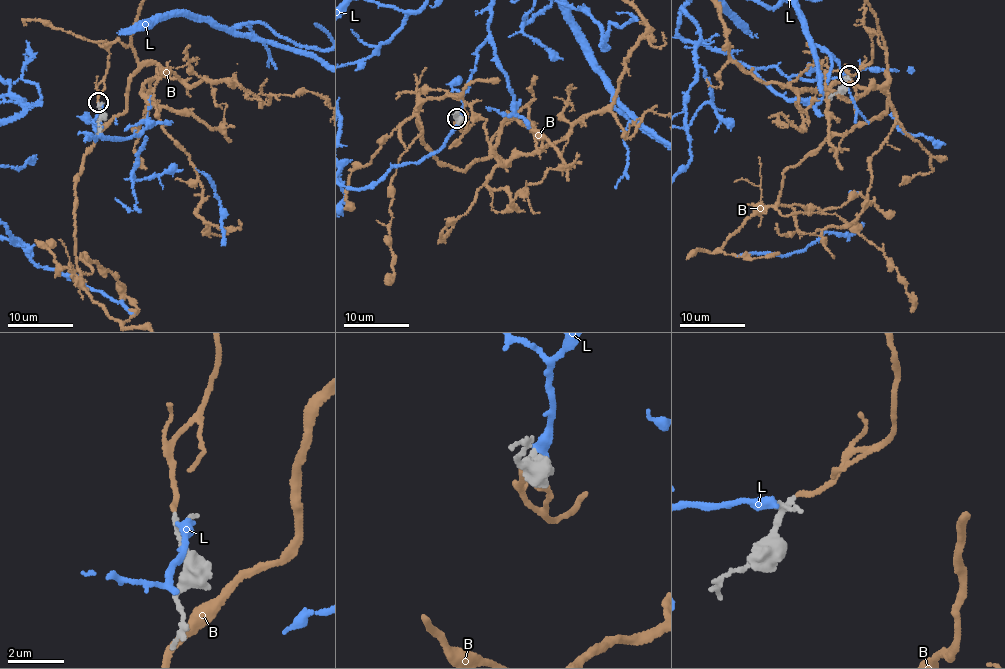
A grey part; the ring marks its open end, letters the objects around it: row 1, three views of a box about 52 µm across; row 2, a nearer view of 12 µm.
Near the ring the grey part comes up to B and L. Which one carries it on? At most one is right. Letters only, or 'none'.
B

